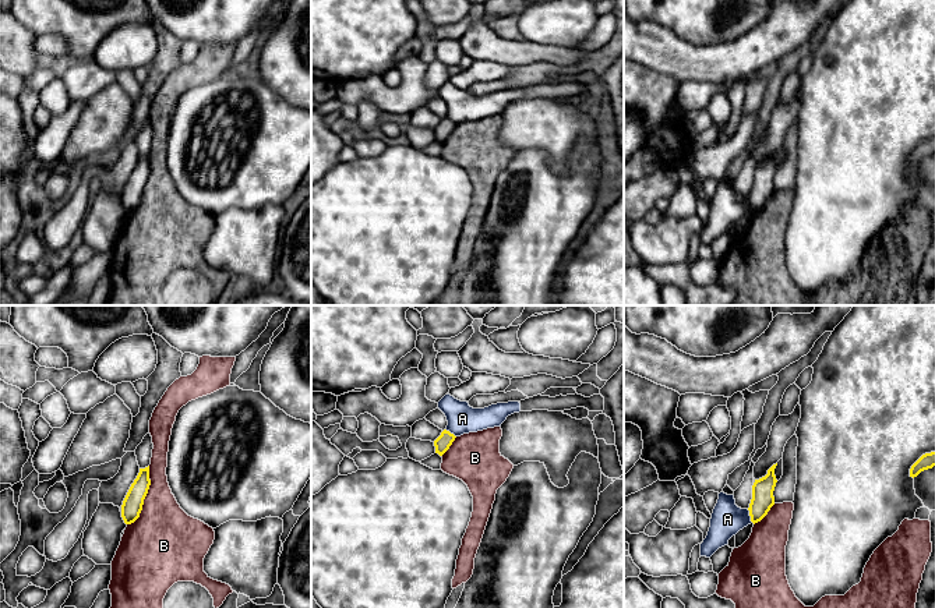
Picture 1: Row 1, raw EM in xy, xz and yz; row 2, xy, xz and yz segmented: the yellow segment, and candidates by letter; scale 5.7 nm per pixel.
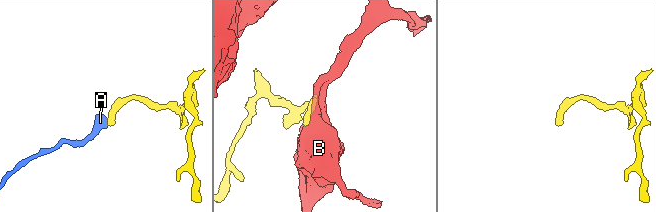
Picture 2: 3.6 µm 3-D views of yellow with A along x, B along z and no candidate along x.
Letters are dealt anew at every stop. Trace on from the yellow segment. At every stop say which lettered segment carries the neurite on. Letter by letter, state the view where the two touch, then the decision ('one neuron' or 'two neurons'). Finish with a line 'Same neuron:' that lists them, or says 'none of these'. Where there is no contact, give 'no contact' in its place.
A: meets yellow in yz; two neurons
B: meets yellow in xy; two neurons
Same neuron: none of these

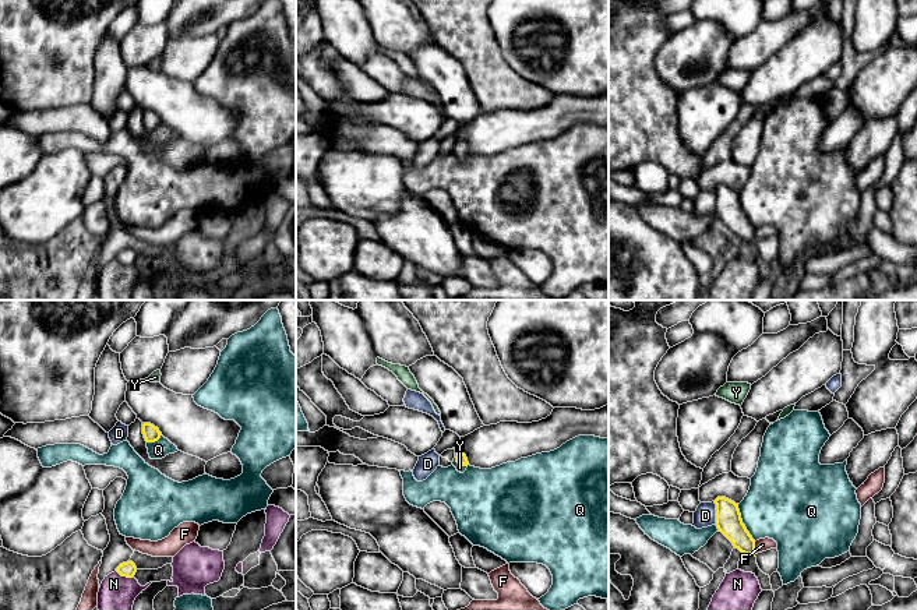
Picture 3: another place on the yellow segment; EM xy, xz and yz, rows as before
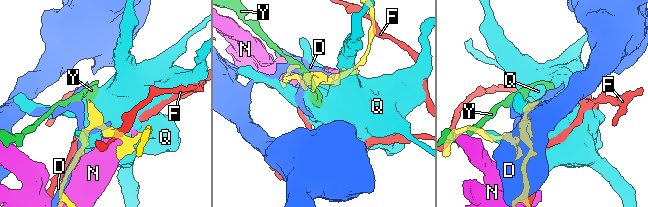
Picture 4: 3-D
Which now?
D: meets yellow in yz; two neurons
F: meets yellow in yz; two neurons
N: meets yellow in xy; two neurons
Q: meets yellow in yz; two neurons
Y: meets yellow in xz; one neuron
Same neuron: Y

